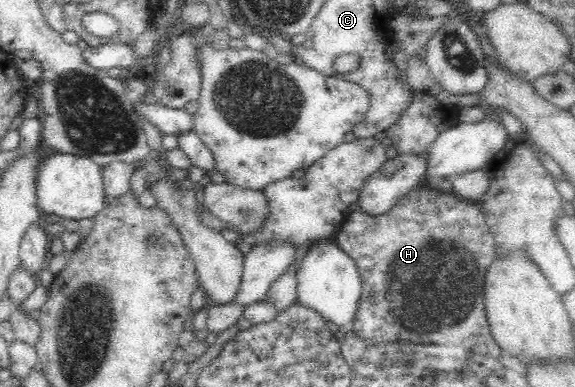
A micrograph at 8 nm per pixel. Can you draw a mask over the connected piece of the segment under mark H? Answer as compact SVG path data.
M419 186L383 216L370 216L354 207L334 240L357 265L362 285L353 330L367 342L457 345L468 351L503 359L489 331L485 308L485 275L496 258L491 228L478 203L434 188Z

